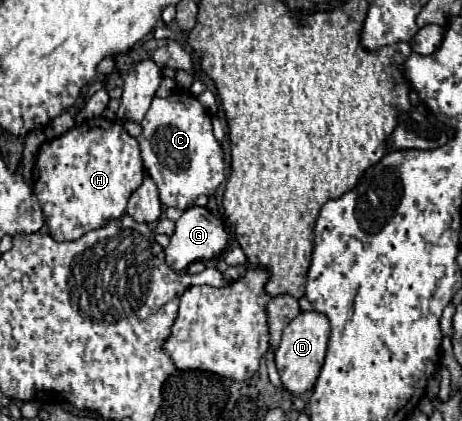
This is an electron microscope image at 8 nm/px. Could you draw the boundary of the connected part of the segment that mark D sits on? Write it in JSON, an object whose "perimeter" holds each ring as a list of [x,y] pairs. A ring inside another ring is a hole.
{"perimeter":[[[302,311],[296,319],[292,319],[288,323],[288,327],[282,333],[282,343],[276,349],[276,367],[278,367],[280,379],[282,379],[282,385],[286,391],[290,391],[294,395],[302,395],[314,387],[320,367],[326,357],[328,335],[330,335],[328,319],[316,311],[310,311],[310,313]]]}

